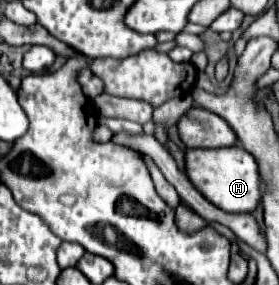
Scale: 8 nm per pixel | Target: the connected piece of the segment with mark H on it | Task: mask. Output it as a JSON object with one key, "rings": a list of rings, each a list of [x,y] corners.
{"rings":[[[239,144],[235,148],[211,148],[211,150],[187,148],[185,172],[189,180],[195,184],[195,188],[199,188],[199,192],[203,192],[207,200],[211,200],[225,212],[251,214],[261,204],[261,192],[259,192],[261,178],[255,158],[249,152],[243,152]]]}

